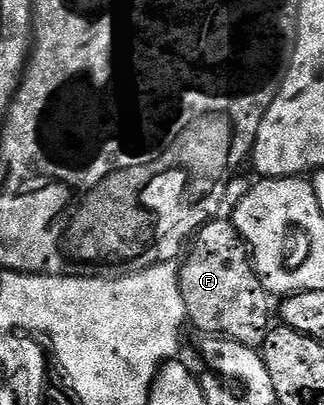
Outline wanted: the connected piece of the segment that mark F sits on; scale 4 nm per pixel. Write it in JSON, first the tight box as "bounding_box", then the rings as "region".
{"bounding_box":[179,218,274,348],"region":[[[231,218],[209,219],[196,232],[187,251],[183,256],[184,263],[179,264],[187,322],[191,326],[193,323],[204,335],[221,335],[242,341],[242,345],[263,348],[264,339],[273,322],[271,319],[274,319],[274,307],[268,304],[270,296],[256,276],[248,245],[232,224]]]}

